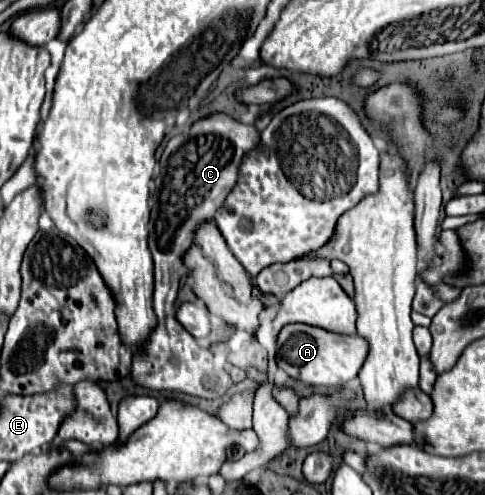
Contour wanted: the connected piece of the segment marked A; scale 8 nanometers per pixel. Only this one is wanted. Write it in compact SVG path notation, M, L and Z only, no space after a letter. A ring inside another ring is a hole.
M288 324L278 334L278 368L282 368L290 378L300 380L310 386L328 386L328 388L340 388L348 380L354 380L358 376L358 370L362 368L368 352L366 340L344 334L334 334L316 326L308 324Z

